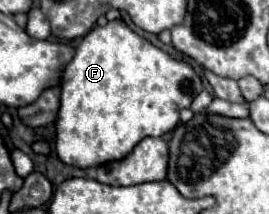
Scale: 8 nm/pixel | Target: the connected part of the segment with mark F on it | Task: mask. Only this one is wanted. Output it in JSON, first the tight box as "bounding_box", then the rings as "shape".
{"bounding_box":[55,20,201,168],"shape":[[[119,20],[107,26],[95,26],[77,46],[75,58],[61,76],[61,106],[55,120],[55,150],[63,164],[75,168],[95,168],[107,162],[123,160],[145,136],[163,136],[179,122],[181,108],[189,108],[193,96],[201,90],[201,78],[187,62],[173,60],[167,52],[155,48],[137,36]]]}

